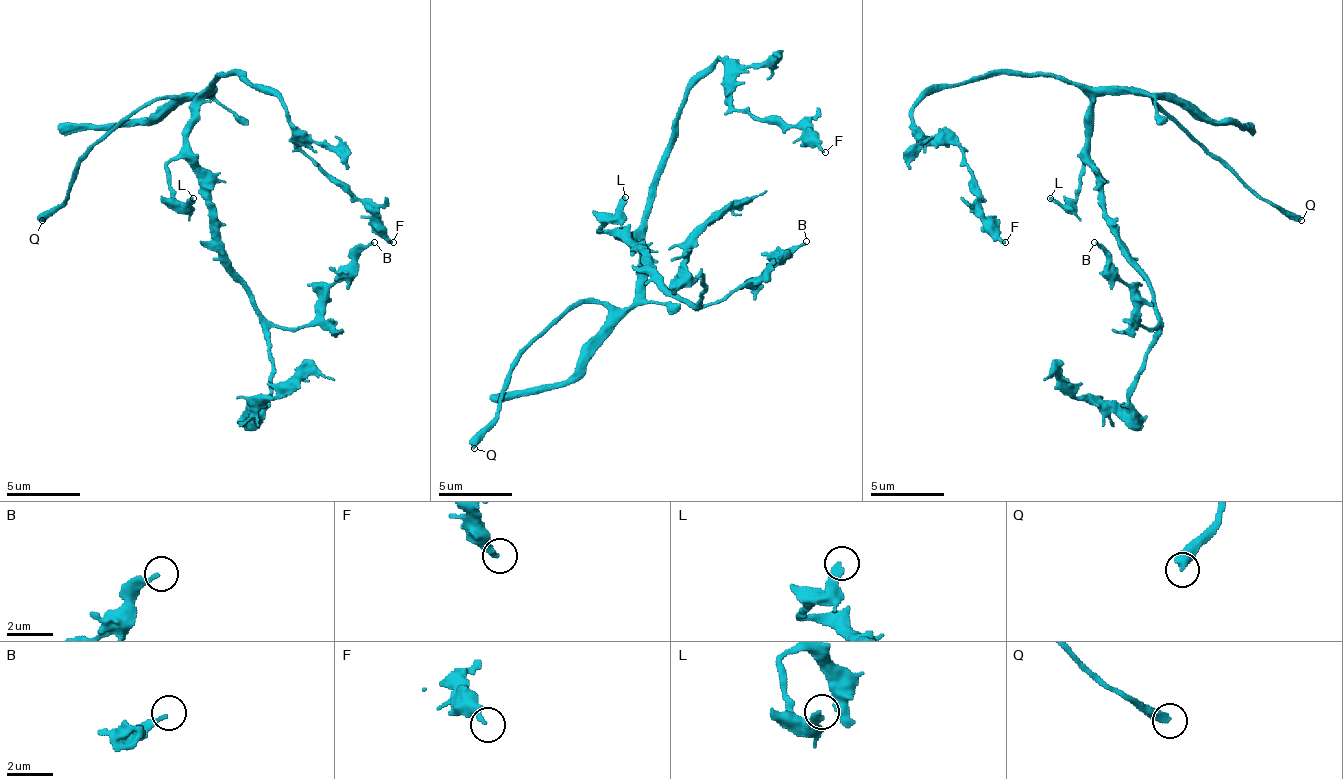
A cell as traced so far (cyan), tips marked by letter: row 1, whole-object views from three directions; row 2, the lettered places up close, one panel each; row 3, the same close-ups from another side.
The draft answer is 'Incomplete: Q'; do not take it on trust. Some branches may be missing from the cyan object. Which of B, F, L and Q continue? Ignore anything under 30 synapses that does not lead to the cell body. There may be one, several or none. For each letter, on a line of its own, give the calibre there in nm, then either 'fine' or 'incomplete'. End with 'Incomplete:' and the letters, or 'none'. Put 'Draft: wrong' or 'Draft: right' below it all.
B: 170 nm | fine
F: 320 nm | fine
L: 280 nm | fine
Q: 400 nm | incomplete
Incomplete: Q
Draft: right

